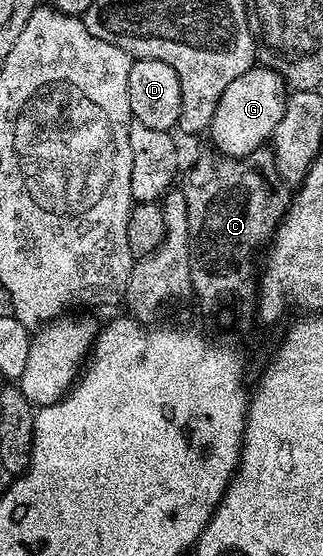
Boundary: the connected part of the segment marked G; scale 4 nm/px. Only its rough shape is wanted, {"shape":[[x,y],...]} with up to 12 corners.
{"shape":[[249,68],[220,94],[208,136],[241,158],[284,118],[288,85]]}

